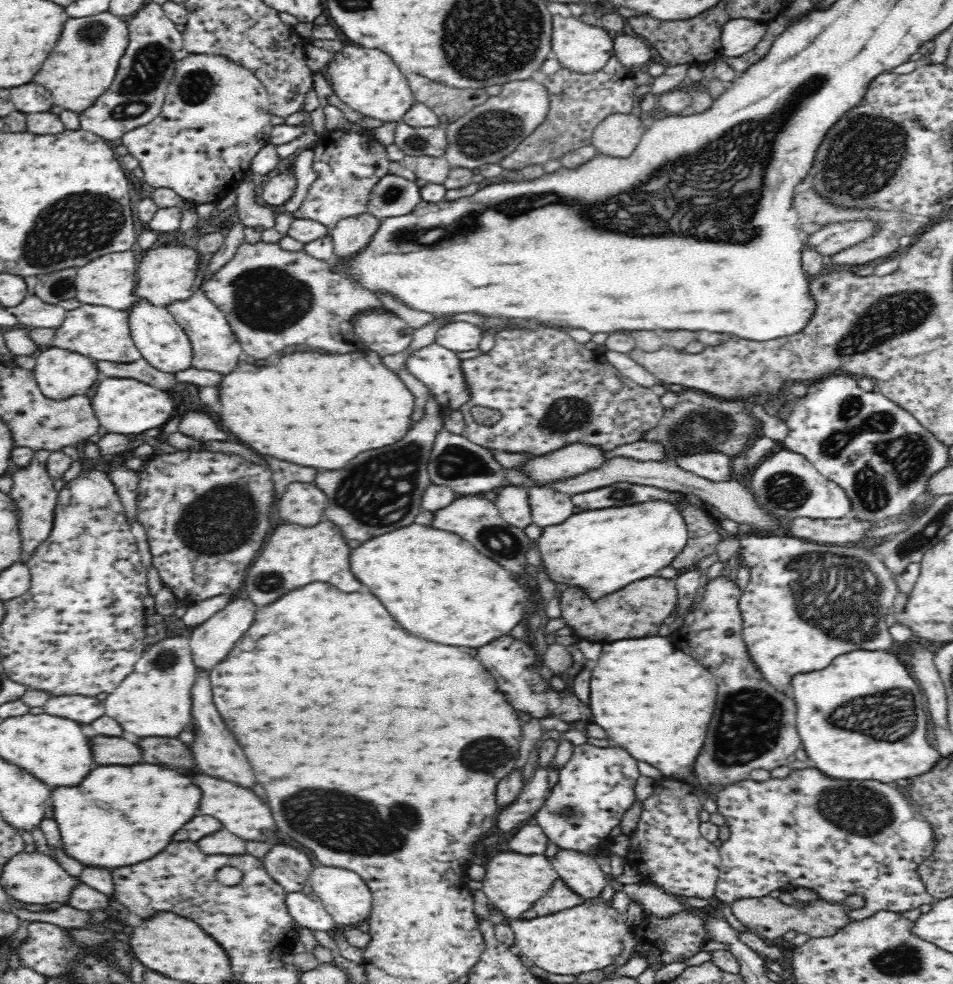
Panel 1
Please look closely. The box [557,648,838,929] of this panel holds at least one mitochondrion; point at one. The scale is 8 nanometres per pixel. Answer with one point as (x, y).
(749, 723)

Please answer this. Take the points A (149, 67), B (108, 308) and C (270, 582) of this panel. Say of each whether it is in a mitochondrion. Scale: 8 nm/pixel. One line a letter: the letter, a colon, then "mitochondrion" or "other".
A: mitochondrion
B: other
C: mitochondrion

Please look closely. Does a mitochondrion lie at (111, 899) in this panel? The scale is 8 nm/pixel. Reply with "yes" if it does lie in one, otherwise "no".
no

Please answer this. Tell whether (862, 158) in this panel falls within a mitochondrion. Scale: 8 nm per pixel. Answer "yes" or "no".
yes

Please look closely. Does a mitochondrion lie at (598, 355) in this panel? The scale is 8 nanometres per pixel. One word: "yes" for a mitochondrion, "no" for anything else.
no

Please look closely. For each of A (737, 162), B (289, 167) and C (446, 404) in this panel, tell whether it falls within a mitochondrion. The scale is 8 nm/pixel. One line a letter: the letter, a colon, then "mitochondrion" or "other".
A: mitochondrion
B: other
C: other

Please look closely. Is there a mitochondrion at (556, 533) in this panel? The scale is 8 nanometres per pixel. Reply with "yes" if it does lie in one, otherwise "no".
no

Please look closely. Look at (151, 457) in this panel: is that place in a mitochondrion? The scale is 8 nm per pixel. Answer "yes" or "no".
no

